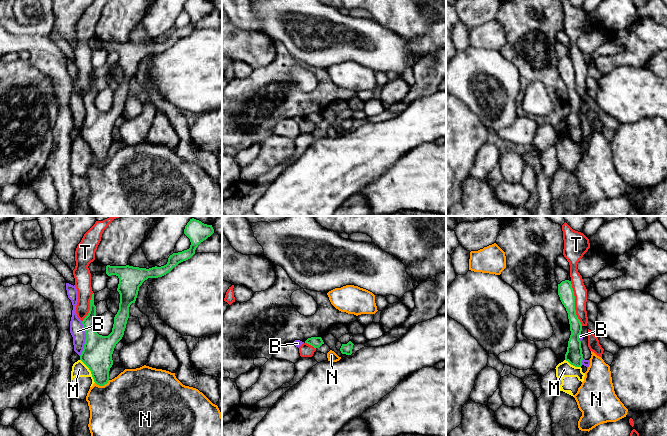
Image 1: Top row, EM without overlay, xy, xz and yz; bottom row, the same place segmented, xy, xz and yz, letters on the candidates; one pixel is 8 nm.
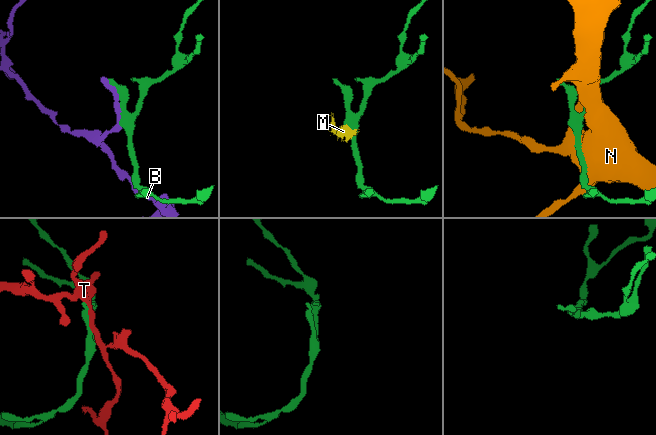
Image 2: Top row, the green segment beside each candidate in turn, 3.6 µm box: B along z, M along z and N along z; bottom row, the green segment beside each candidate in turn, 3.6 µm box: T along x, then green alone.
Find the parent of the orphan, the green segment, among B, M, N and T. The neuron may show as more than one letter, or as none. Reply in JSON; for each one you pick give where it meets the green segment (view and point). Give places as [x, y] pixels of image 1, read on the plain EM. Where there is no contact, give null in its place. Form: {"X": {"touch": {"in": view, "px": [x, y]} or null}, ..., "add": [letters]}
{"add": []}

